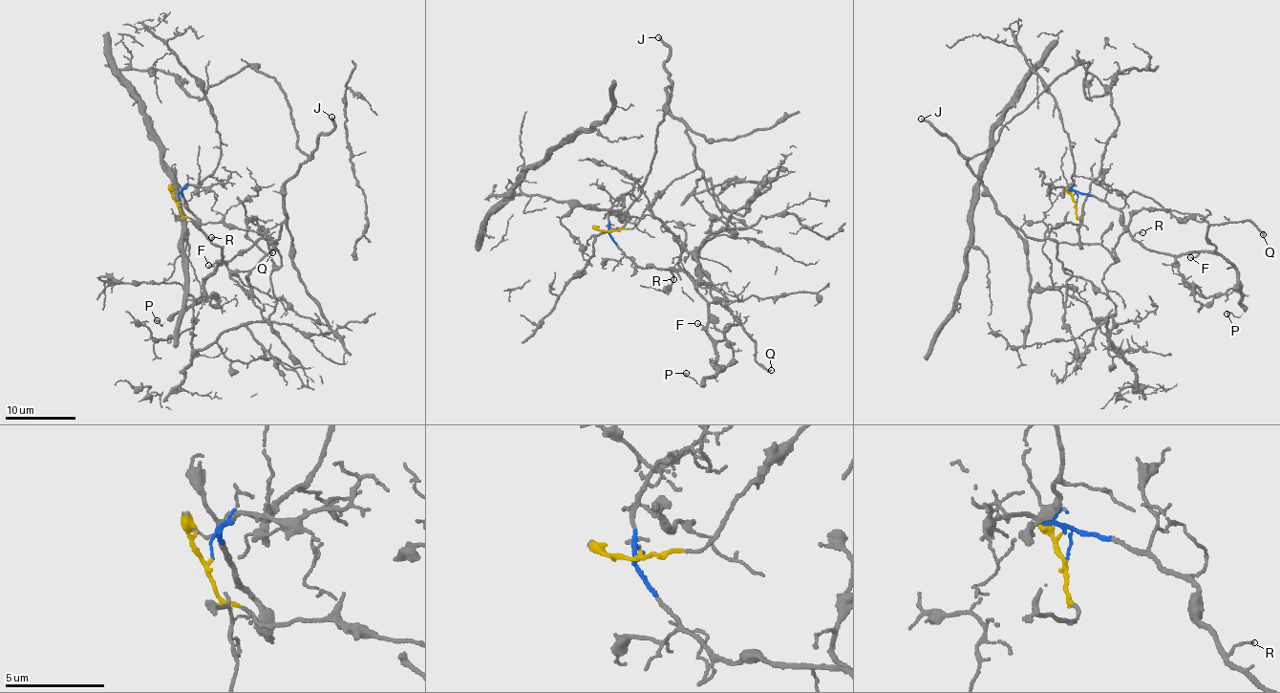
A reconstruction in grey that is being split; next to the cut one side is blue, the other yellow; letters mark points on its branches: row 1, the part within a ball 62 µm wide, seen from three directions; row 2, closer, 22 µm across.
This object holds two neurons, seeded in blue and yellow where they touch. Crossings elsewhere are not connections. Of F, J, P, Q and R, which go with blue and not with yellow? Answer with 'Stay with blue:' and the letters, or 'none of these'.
Stay with blue: F, P, Q, R

